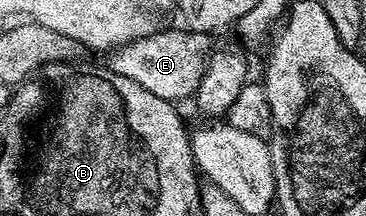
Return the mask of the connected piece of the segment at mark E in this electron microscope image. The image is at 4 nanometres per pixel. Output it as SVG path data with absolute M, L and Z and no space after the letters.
M175 28L168 32L160 30L122 44L120 48L110 49L106 53L105 67L113 70L113 74L125 74L125 78L145 86L145 90L157 94L157 98L180 102L188 95L188 99L196 91L207 68L209 36L205 32L183 32L178 32Z

